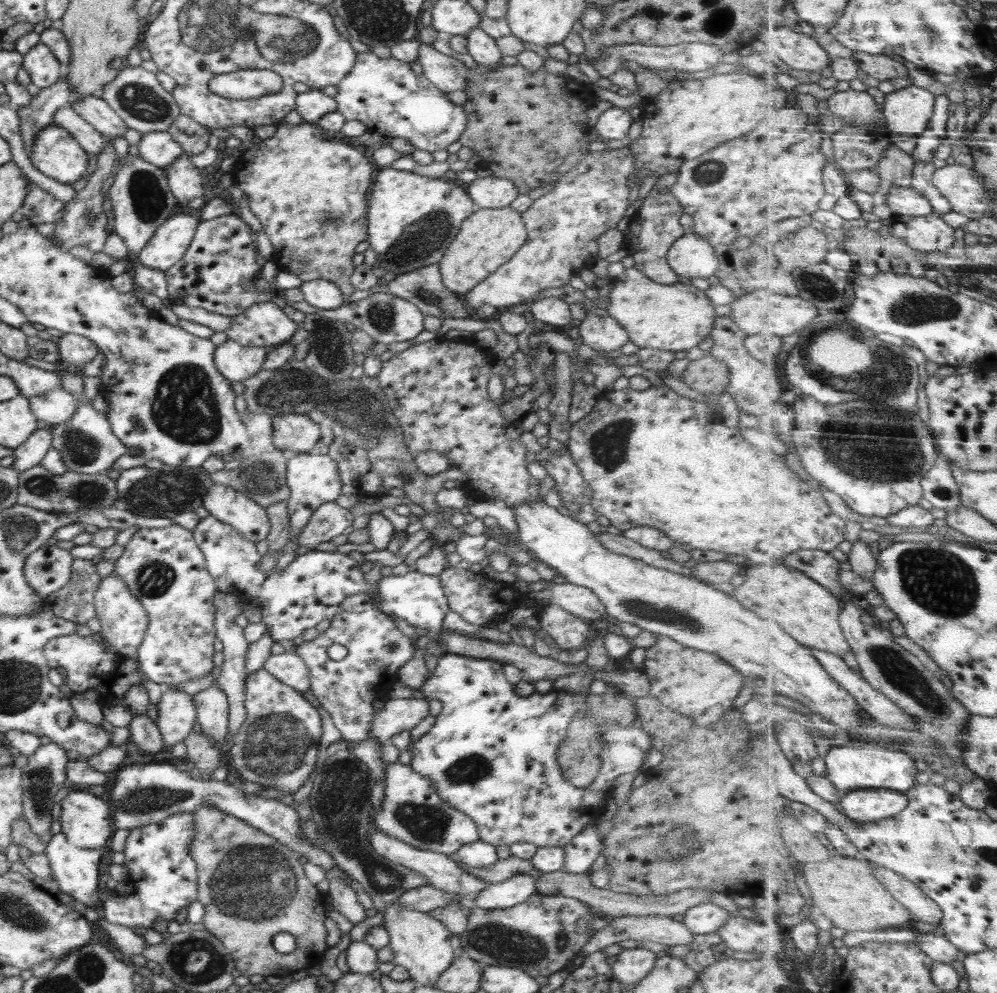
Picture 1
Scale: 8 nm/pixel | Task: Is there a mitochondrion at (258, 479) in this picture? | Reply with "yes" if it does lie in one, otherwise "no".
yes

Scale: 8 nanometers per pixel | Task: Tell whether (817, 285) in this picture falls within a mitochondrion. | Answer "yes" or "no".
yes

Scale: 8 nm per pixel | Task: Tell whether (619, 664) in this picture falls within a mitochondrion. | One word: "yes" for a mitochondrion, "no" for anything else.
no

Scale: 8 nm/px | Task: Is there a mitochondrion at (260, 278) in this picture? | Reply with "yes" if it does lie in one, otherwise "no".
no

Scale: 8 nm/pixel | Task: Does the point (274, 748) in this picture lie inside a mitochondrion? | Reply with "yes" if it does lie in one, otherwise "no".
yes

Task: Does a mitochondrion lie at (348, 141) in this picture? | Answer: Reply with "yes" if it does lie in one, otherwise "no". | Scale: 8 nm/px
no

